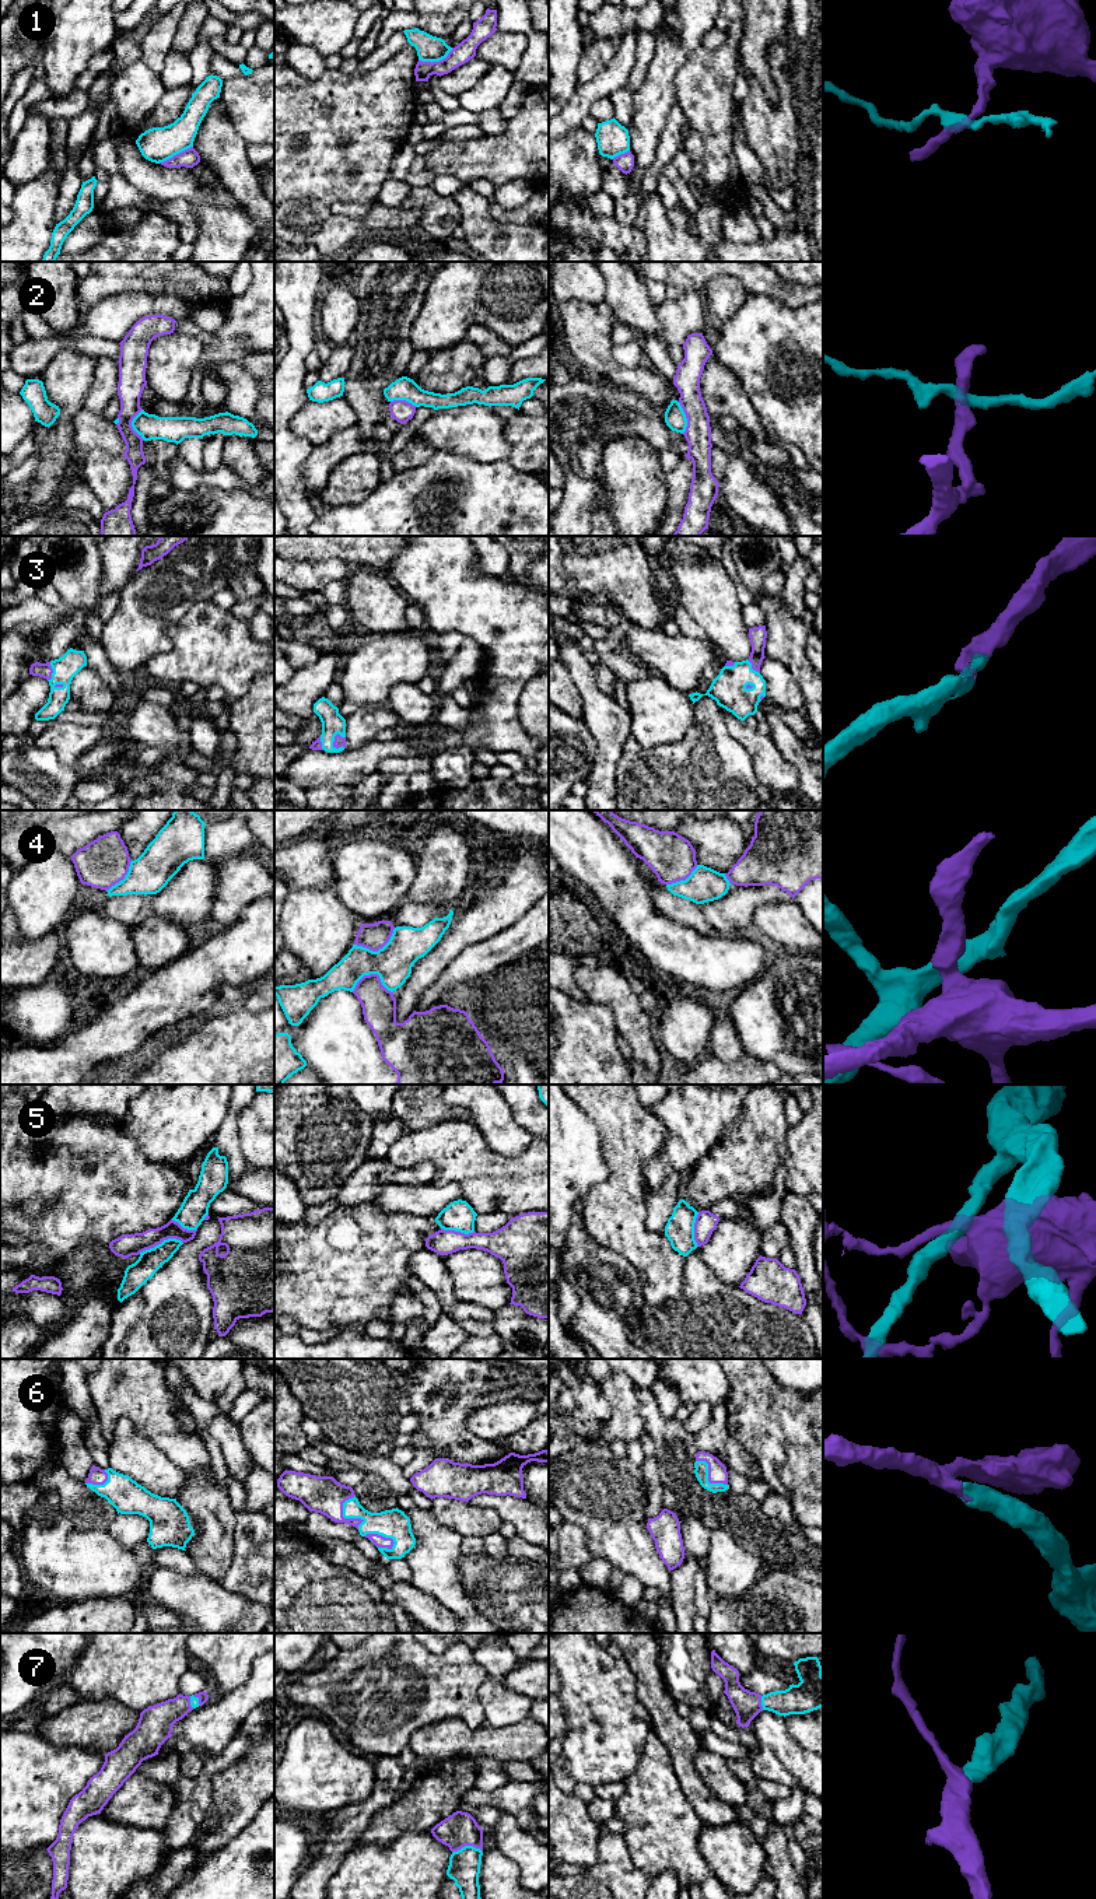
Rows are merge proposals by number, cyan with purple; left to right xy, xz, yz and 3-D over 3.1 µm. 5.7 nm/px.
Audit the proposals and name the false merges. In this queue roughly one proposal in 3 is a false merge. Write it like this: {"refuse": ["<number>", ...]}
{"refuse": ["1", "2", "4", "5"]}

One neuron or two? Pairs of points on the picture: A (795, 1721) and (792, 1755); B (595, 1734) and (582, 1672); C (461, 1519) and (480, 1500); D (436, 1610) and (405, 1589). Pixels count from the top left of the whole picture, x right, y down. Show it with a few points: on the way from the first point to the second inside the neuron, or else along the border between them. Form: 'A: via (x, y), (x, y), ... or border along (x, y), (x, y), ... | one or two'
A: border along (783, 1717), (788, 1731), (808, 1751) | two
B: via (588, 1719), (585, 1688) | one
C: border along (468, 1502), (493, 1509), (504, 1521) | two
D: via (429, 1610), (412, 1596) | one

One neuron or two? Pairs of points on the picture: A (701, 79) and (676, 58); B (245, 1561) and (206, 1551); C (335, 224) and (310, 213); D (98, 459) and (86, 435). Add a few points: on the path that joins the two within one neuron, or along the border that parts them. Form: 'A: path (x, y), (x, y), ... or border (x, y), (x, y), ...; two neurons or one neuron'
A: border (701, 45), (689, 55), (679, 72), (675, 95); two neurons
B: border (235, 1526), (233, 1562), (220, 1582); two neurons
C: border (331, 214), (308, 237), (305, 244); two neurons
D: border (122, 454), (90, 449), (83, 455); two neurons

